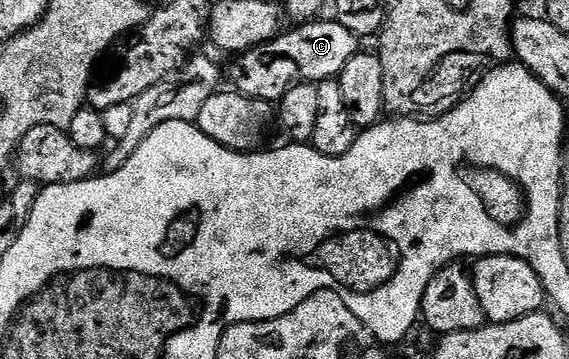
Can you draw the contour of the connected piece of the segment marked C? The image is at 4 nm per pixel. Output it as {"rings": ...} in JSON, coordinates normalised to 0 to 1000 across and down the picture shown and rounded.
{"rings":[[[589,53],[564,56],[531,61],[517,72],[515,84],[496,89],[483,111],[422,150],[411,167],[415,175],[406,198],[415,251],[436,270],[483,287],[515,237],[557,234],[591,217],[610,164],[627,142],[624,125],[631,114],[626,95]]]}

